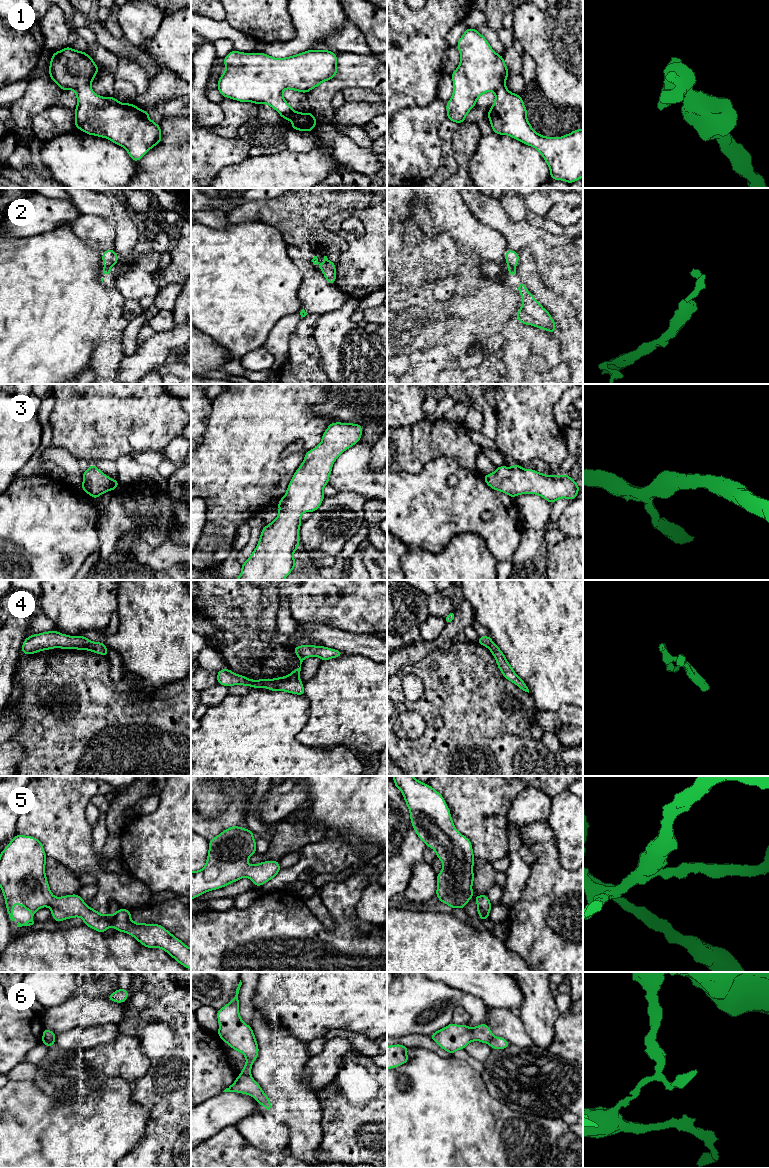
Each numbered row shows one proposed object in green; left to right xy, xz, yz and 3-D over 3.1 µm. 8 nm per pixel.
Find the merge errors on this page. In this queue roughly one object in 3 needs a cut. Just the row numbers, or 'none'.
2, 4, 6

